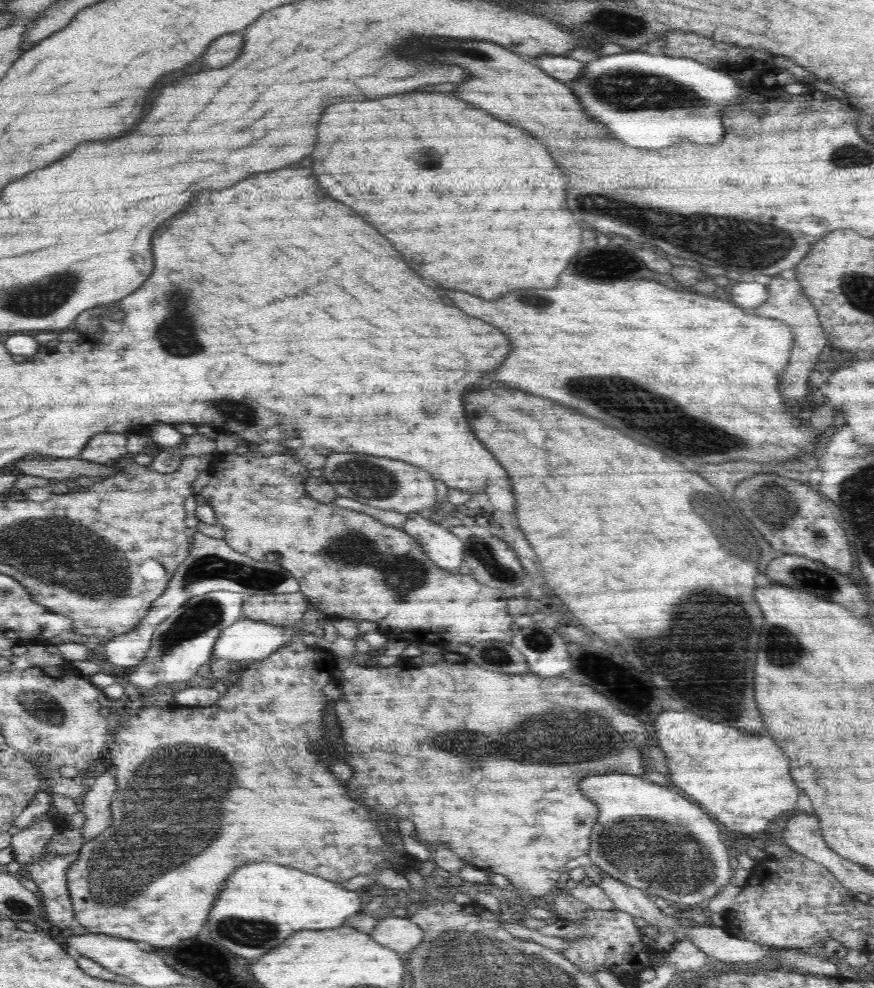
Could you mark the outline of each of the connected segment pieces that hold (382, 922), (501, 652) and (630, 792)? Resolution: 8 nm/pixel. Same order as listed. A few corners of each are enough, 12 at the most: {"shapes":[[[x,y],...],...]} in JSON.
{"shapes":[[[379,916],[370,936],[396,952],[410,952],[424,931],[408,916]],[[480,642],[468,658],[492,672],[528,674],[512,643]],[[630,774],[580,788],[590,860],[698,909],[731,882],[716,822]]]}

